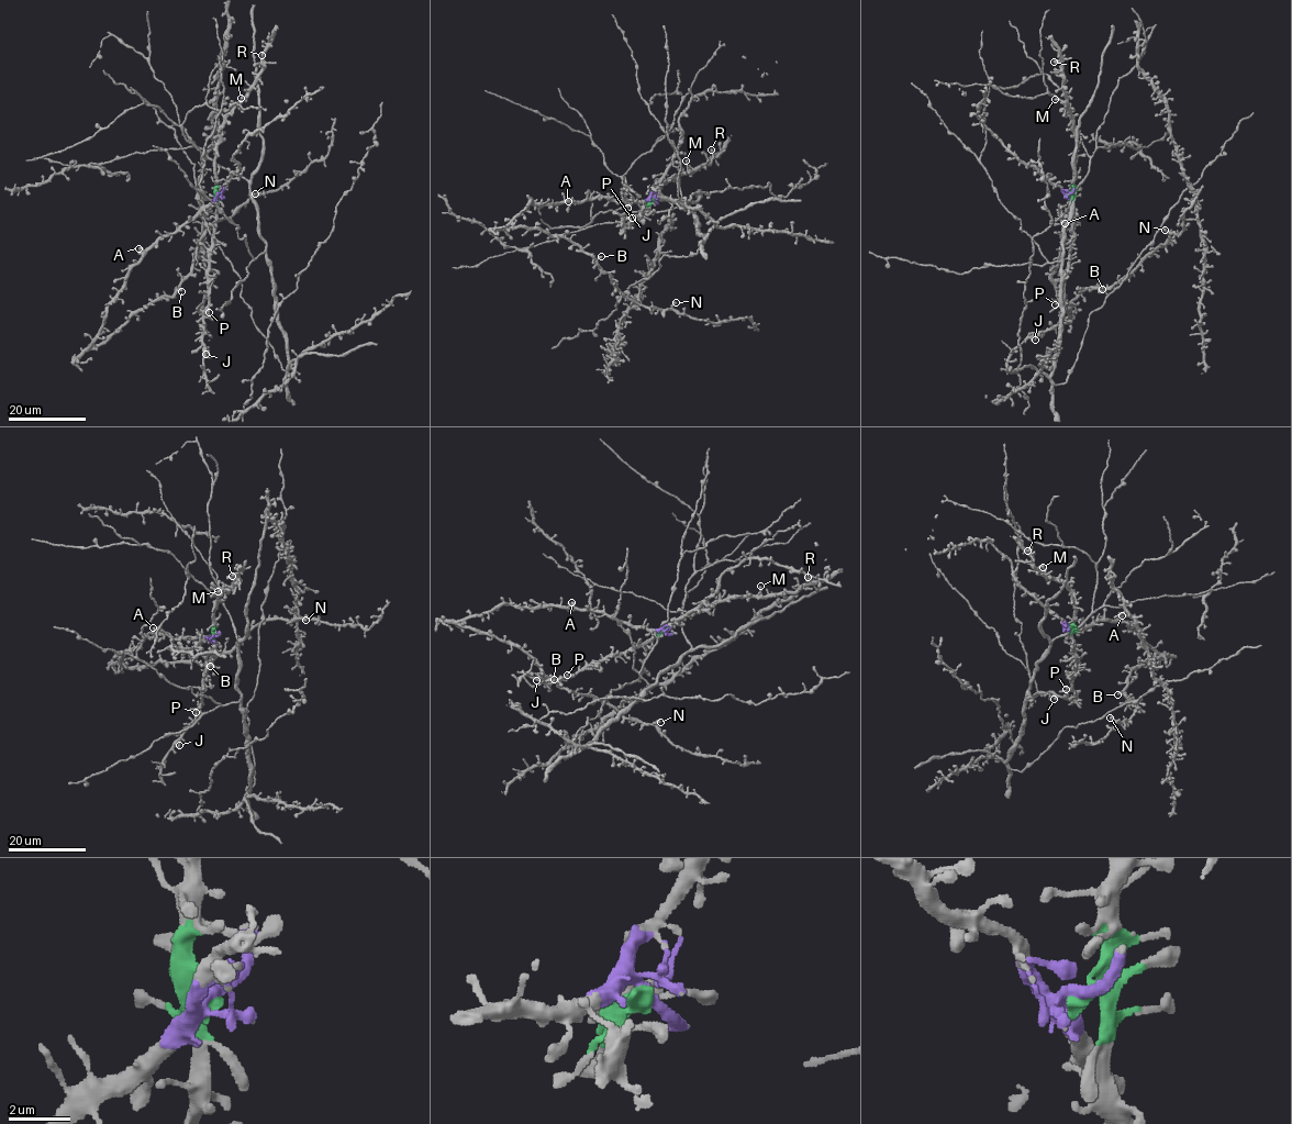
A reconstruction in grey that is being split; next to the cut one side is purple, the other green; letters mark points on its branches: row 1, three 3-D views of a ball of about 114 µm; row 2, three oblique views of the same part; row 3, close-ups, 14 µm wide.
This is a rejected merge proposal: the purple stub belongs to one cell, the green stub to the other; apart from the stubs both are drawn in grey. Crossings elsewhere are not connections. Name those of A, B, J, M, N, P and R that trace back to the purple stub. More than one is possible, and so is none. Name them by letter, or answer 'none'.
A, B, N

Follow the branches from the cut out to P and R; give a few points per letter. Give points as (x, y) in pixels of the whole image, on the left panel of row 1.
P: (219, 193), (209, 255), (209, 312)
R: (219, 193), (215, 148), (219, 131), (224, 117), (246, 95), (262, 69), (264, 52), (260, 56)

